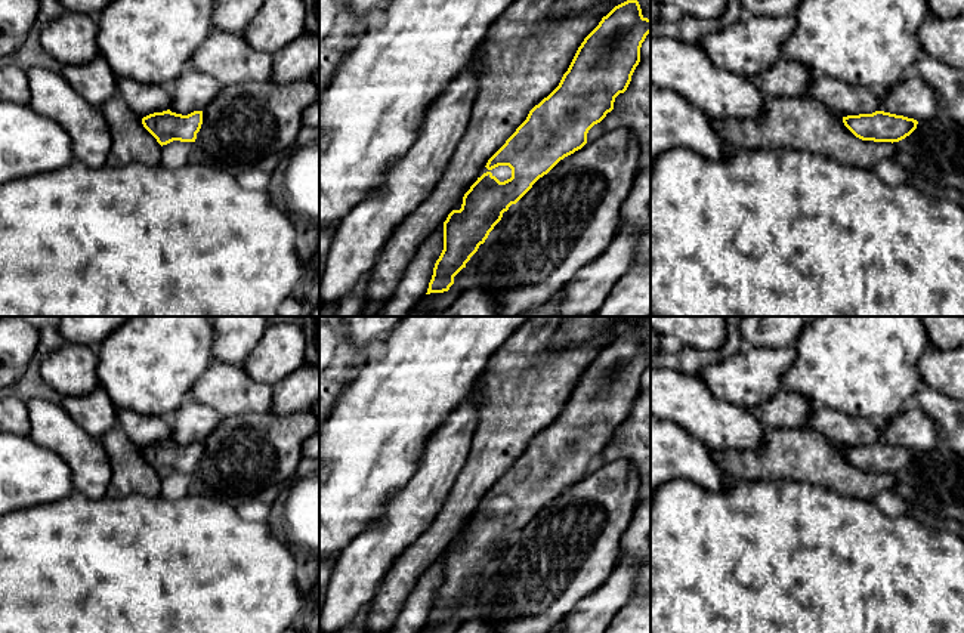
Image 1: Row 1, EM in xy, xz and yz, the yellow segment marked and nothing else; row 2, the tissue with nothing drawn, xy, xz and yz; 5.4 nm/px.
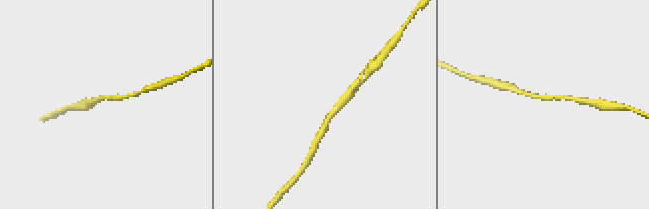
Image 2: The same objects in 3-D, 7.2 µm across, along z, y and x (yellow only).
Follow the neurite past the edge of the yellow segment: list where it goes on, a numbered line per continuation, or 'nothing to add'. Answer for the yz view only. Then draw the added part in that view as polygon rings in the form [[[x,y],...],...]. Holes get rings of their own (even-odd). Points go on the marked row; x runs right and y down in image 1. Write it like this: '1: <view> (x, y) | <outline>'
nothing to add

